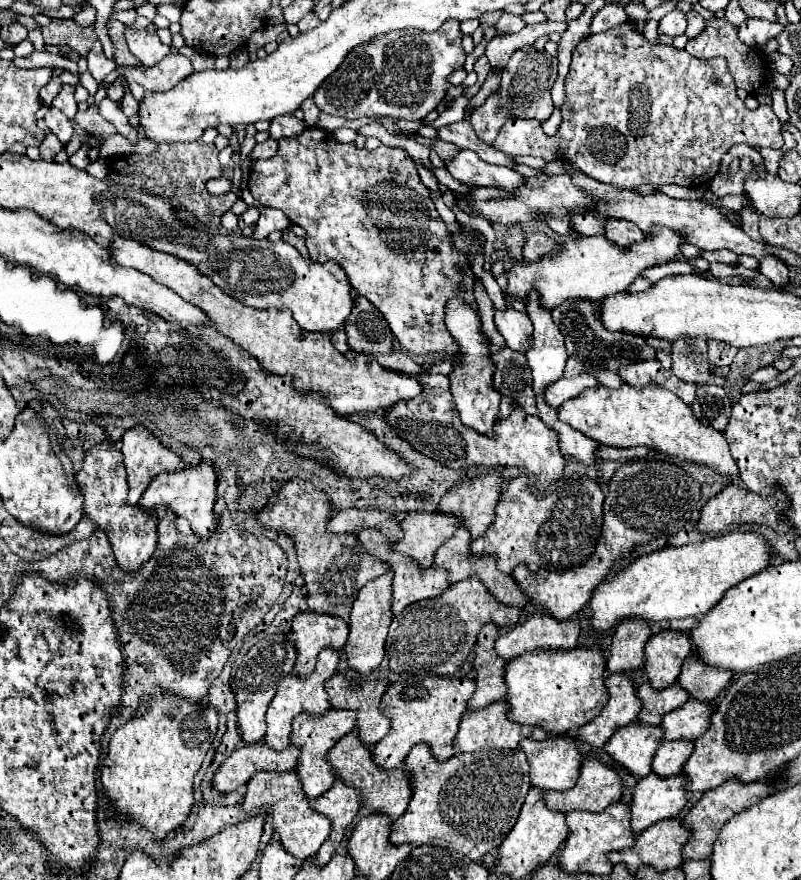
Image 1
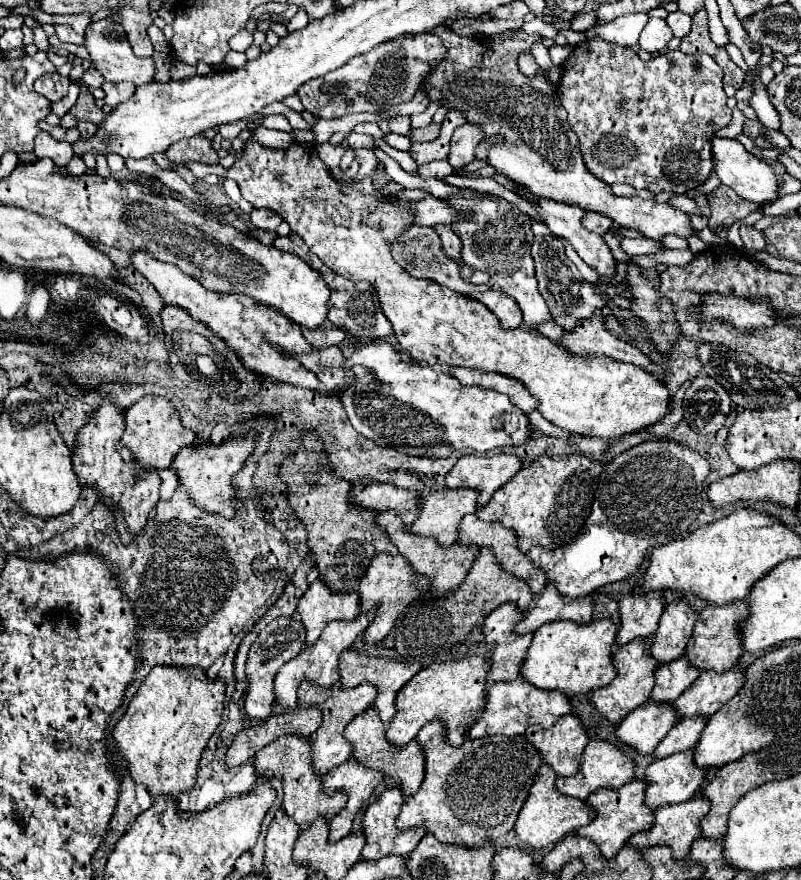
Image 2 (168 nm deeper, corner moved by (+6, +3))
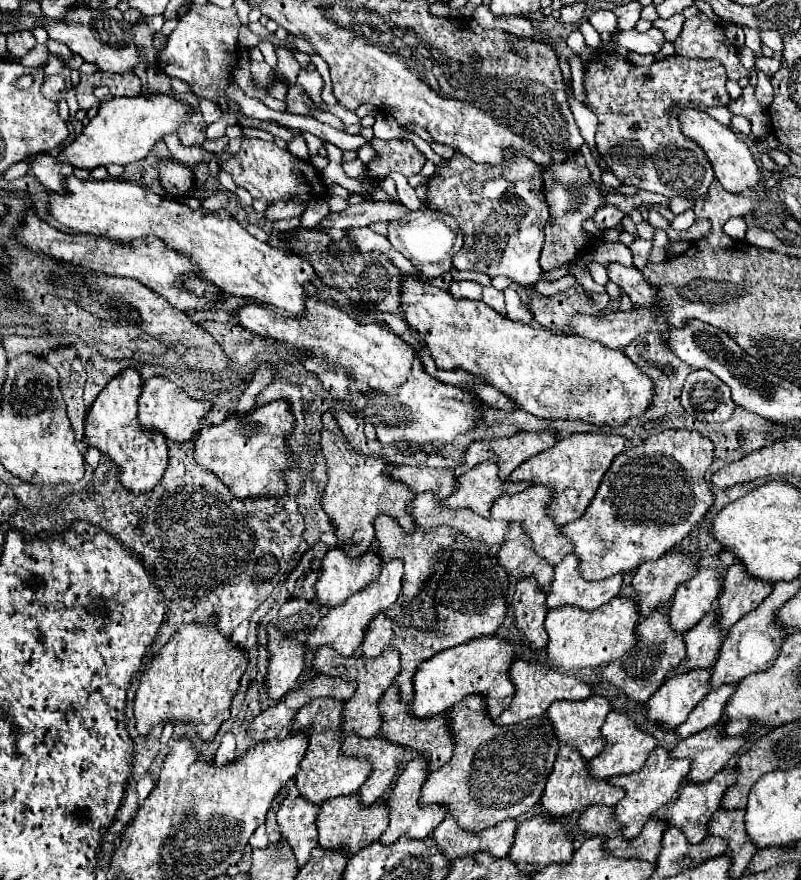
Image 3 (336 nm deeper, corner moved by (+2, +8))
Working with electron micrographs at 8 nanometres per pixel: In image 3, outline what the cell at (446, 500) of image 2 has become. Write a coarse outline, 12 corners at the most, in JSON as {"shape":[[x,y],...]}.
{"shape":[[492,461],[458,477],[446,507],[468,507],[482,517],[502,495],[530,487],[502,481]]}

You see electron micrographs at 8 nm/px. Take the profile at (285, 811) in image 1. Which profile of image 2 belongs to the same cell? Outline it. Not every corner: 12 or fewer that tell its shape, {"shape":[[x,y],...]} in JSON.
{"shape":[[292,734],[254,756],[258,780],[280,780],[282,810],[300,830],[334,818],[346,796],[328,796],[308,738]]}

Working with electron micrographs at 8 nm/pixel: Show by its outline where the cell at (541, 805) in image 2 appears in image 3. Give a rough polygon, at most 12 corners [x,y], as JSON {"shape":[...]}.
{"shape":[[562,745],[542,807],[550,817],[624,797],[596,781],[578,749]]}

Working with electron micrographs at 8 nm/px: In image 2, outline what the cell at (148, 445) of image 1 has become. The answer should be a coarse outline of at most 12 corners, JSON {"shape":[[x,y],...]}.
{"shape":[[160,396],[124,414],[122,444],[146,470],[168,468],[194,432]]}

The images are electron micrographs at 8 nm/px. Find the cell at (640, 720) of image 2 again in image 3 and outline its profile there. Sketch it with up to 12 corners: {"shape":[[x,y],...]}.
{"shape":[[710,669],[674,675],[648,719],[678,727],[710,691]]}

